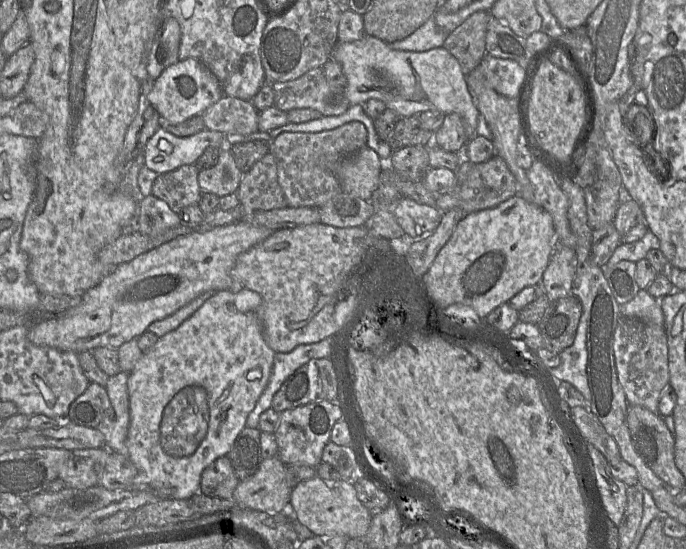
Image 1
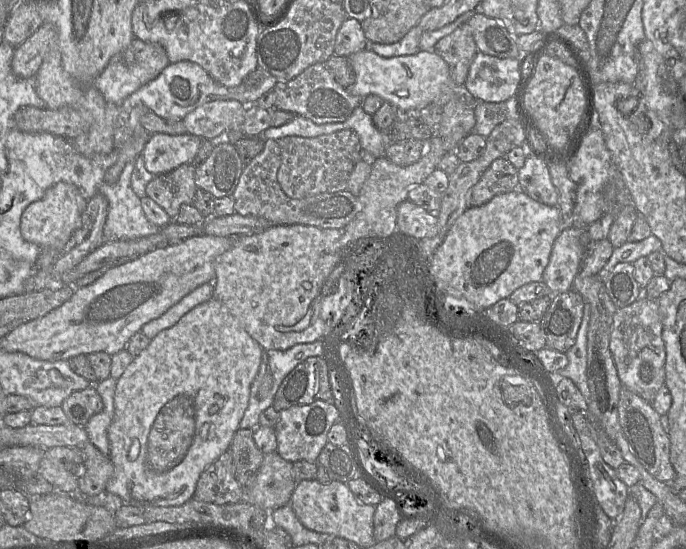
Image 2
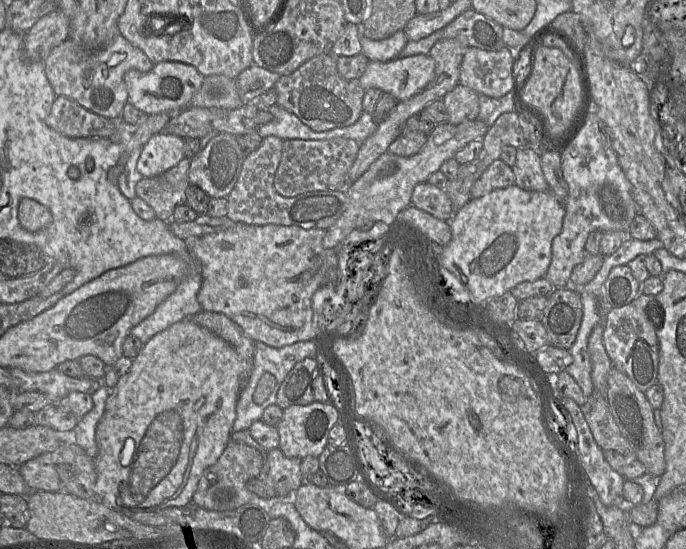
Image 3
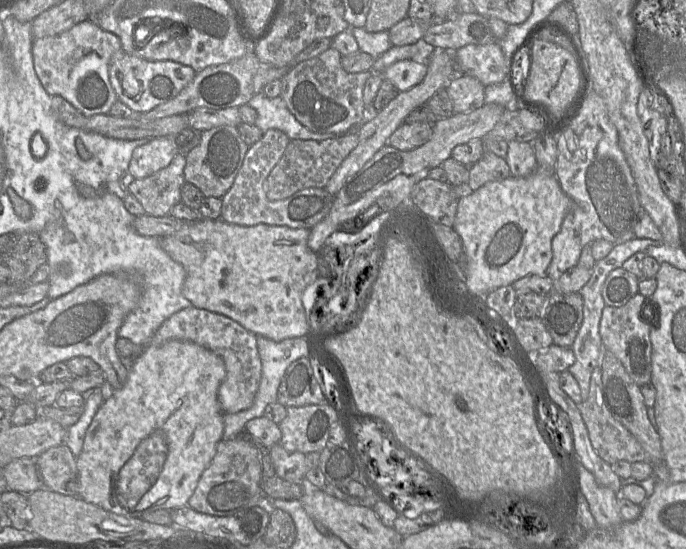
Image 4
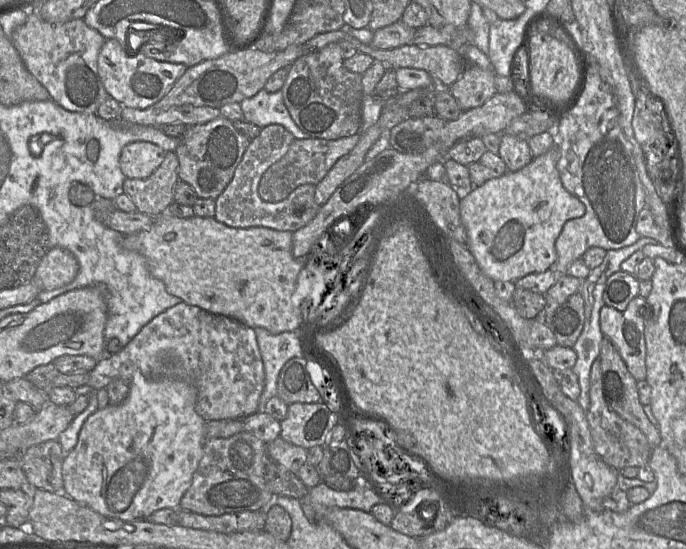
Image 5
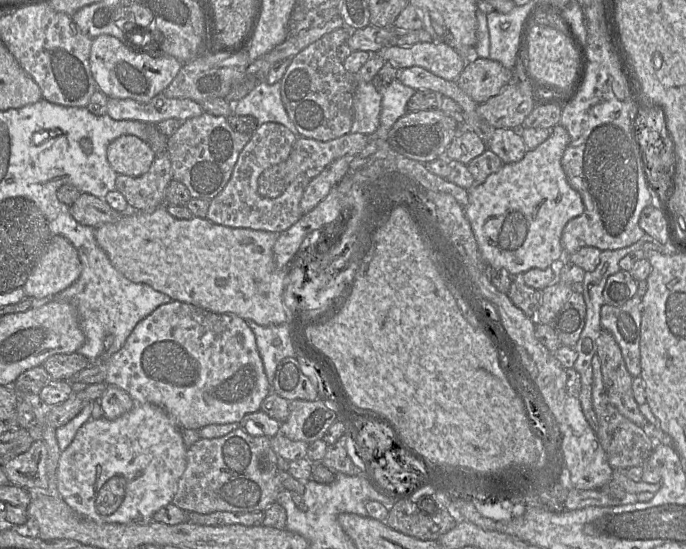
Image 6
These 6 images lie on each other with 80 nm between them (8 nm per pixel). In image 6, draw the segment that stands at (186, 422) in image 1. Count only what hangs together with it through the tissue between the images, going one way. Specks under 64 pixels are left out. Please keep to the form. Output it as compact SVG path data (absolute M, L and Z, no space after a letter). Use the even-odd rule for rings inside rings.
M144 403L135 404L127 413L115 420L108 420L104 417L89 419L77 431L71 444L61 452L57 466L57 489L61 498L78 514L90 518L97 523L118 523L118 524L147 524L153 520L154 514L162 507L172 503L177 492L178 482L183 475L187 465L187 450L181 428L167 414L167 412L156 405Z

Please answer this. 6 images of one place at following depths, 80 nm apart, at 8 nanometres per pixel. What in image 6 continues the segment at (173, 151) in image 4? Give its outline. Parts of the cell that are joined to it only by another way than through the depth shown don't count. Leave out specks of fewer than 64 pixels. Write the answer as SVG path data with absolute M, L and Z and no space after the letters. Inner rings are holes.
M133 135L120 136L107 148L107 160L118 175L139 177L148 172L156 157L148 143Z

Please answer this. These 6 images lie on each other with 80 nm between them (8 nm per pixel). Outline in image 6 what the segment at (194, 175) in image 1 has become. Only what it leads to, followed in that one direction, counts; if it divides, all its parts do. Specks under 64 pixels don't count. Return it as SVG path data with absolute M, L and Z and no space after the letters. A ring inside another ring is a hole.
M160 154L148 172L139 177L117 175L116 191L124 196L130 211L150 212L164 206L165 191L172 180L169 155Z

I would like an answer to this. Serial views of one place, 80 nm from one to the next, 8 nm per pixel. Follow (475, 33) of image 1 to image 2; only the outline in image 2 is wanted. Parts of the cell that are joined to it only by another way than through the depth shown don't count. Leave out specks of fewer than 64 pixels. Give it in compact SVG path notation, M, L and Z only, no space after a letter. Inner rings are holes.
M464 23L440 39L434 46L434 52L447 62L455 86L463 87L469 67L478 52L470 26Z

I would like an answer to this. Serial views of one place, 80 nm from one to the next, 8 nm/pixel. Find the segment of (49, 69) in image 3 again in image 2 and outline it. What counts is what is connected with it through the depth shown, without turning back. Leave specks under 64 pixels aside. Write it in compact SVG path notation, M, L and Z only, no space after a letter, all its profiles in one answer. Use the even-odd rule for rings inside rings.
M134 38L125 51L109 61L93 84L108 103L121 106L139 88L154 80L169 64L167 53L162 45Z

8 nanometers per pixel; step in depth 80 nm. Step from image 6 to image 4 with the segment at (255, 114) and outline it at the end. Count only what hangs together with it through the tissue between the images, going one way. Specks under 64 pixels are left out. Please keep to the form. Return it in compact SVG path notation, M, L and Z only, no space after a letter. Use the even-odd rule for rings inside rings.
M262 92L255 94L247 105L257 112L254 126L263 133L269 129L277 129L285 133L290 140L316 140L332 139L338 135L319 134L305 128L288 110L281 96L267 98Z

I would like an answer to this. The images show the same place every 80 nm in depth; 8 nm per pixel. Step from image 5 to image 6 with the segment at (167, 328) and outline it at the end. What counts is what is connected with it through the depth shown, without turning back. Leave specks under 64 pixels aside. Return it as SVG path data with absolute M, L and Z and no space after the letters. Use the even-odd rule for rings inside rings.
M174 301L160 305L142 319L128 336L120 350L105 361L106 384L121 388L129 394L134 404L149 403L163 408L181 429L199 429L208 425L240 423L247 414L260 411L263 400L271 393L262 358L256 346L255 334L245 319L235 314L217 314L192 304Z

